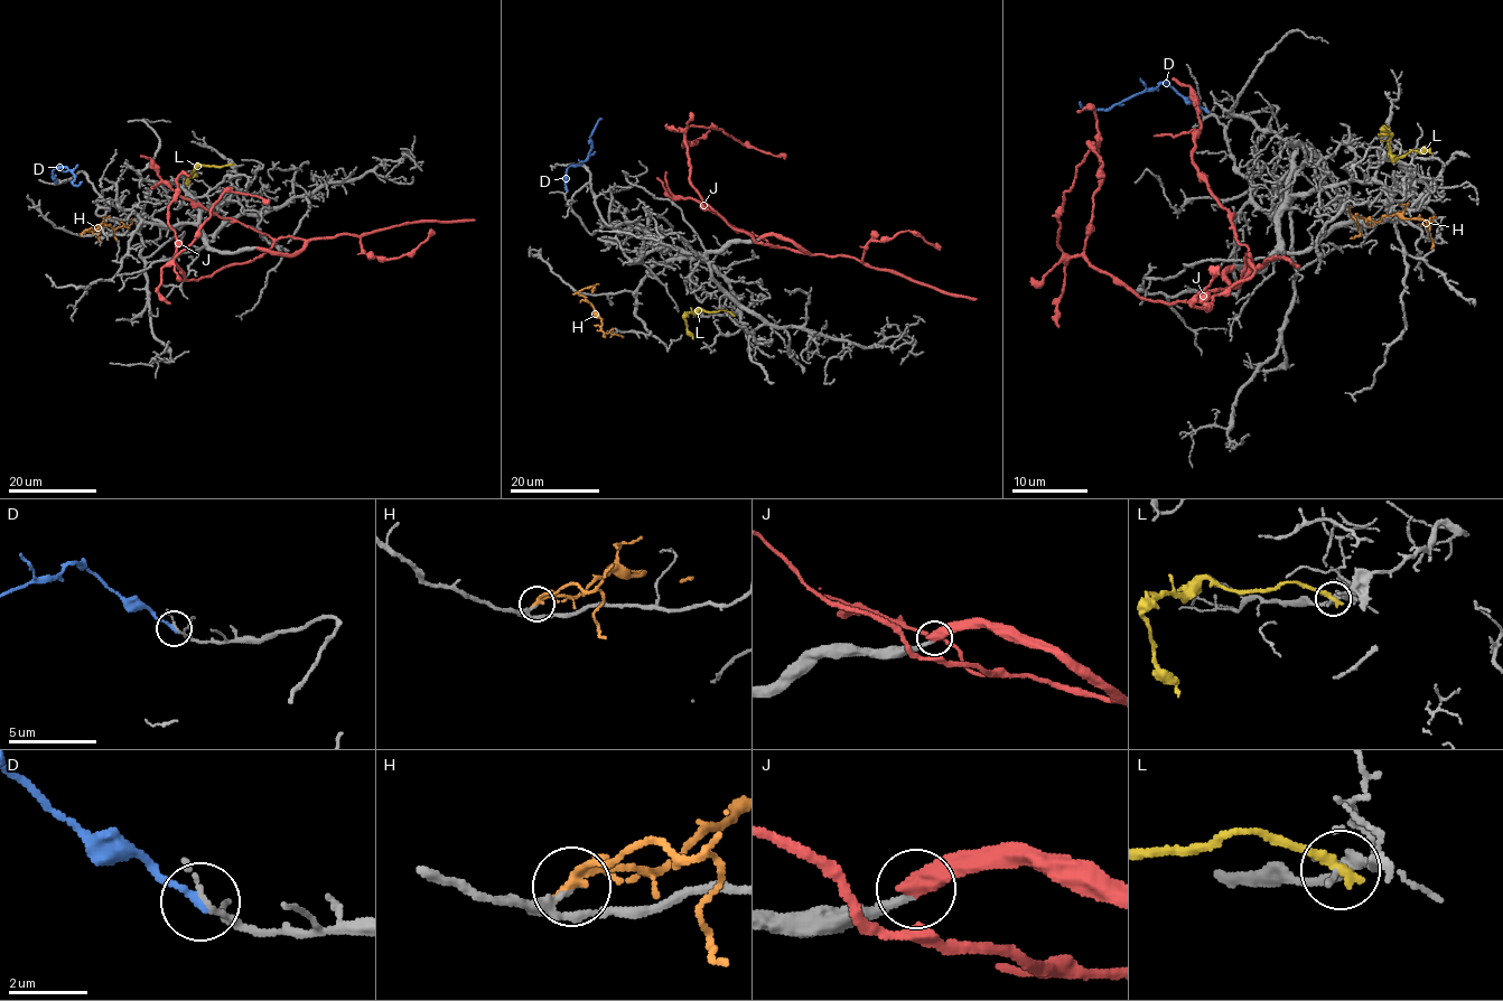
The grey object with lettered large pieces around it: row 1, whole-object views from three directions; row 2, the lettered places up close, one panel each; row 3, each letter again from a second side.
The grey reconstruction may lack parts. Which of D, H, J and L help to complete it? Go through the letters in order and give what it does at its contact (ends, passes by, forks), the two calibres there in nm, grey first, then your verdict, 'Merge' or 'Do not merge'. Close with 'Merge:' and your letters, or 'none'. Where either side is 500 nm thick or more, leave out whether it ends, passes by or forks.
D: It ends there. Thickness 80 nm (grey) against 200 nm. Do not merge
H: It passes by. Thickness 140 nm (grey) against 240 nm. Do not merge
J: It ends there. Thickness 240 nm (grey) against 480 nm. Merge
L: It ends there. Thickness 280 nm (grey) against 240 nm. Do not merge
Merge: J

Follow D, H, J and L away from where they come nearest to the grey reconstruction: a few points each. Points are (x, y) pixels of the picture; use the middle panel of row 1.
D: (567, 189), (567, 169), (586, 159), (591, 146), (591, 133), (601, 119)
H: (577, 293), (594, 308), (604, 333), (622, 337)
J: (761, 237), (780, 234), (806, 253), (757, 243), (702, 198), (685, 130), (711, 125), (786, 155)
L: (733, 314), (698, 308), (687, 315), (687, 329), (693, 338)

